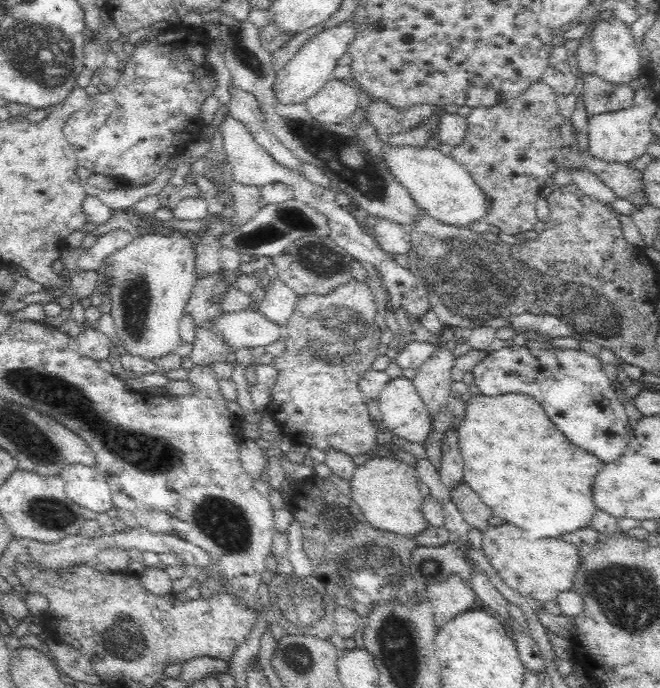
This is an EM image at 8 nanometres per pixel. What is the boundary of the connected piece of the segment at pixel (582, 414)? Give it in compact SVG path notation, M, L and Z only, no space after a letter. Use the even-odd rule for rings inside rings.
M513 345L485 354L476 366L472 367L473 383L483 396L498 397L501 394L525 394L534 398L544 413L558 428L561 434L574 446L592 454L603 465L613 463L628 448L633 434L631 422L626 416L625 406L617 398L613 382L608 379L602 368L600 358L580 349L538 349L527 345Z

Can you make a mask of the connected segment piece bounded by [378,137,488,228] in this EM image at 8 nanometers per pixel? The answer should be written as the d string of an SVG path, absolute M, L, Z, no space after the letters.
M379 137L382 143L382 155L384 155L384 165L390 170L390 173L397 182L400 182L404 188L411 194L411 197L419 208L428 213L441 223L452 227L468 228L471 223L484 219L484 214L488 212L488 198L482 193L482 189L474 183L472 176L464 167L456 162L450 155L445 155L436 148L435 144L428 146L392 146L387 139Z

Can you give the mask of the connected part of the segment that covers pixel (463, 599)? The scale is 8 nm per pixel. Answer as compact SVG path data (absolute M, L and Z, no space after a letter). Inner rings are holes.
M450 575L442 582L419 589L414 603L428 601L434 613L434 626L441 628L458 613L468 611L475 598L475 592L460 577Z

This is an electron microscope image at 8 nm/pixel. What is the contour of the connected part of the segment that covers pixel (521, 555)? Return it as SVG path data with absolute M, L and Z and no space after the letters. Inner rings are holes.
M512 524L488 528L483 533L480 549L506 585L528 600L540 603L554 600L560 593L572 590L572 578L576 576L576 570L580 566L578 549L573 544L561 538L532 540Z

